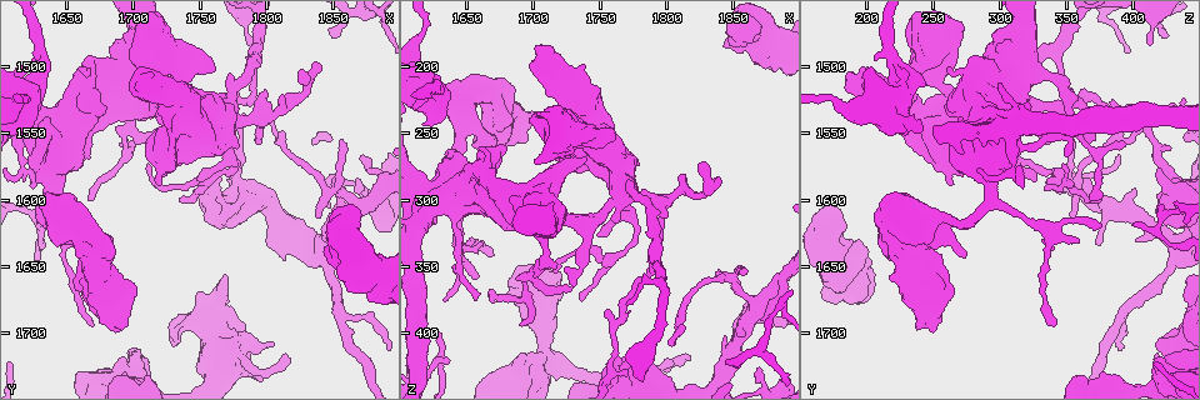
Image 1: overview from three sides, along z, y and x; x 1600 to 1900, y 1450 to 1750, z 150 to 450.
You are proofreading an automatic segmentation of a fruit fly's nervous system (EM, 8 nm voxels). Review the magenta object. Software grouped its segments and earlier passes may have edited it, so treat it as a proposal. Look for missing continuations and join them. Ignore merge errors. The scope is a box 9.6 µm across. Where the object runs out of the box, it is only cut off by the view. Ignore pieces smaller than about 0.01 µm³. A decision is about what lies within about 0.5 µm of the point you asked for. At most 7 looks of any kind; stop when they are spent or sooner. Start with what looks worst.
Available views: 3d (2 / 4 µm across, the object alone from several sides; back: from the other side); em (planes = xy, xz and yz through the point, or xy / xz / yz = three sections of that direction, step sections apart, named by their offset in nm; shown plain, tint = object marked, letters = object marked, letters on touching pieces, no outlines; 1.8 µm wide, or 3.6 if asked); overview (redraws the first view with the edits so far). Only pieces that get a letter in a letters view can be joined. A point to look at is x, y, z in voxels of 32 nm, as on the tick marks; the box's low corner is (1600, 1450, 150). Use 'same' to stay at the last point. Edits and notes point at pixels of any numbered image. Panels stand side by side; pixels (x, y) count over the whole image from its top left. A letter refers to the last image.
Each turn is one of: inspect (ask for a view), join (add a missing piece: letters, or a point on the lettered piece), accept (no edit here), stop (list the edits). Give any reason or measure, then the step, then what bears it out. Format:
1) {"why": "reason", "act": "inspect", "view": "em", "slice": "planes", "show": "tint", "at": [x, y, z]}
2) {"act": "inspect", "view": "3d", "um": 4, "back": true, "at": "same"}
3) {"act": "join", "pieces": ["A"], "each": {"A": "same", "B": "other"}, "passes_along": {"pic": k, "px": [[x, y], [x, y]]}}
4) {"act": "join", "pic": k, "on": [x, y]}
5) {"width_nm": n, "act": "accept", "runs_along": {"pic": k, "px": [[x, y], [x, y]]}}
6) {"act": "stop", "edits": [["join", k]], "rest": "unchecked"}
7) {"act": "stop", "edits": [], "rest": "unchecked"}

{"why": "free end", "act": "inspect", "view": "3d", "um": 2, "at": [1866, 1590, 428]}

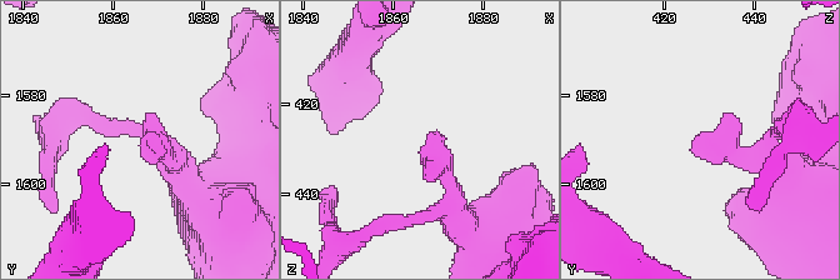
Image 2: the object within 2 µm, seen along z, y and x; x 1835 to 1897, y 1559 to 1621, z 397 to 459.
{"why": "shape alone is not enough", "act": "inspect", "view": "em", "slice": "planes", "show": "letters", "at": [1867, 1590, 427]}

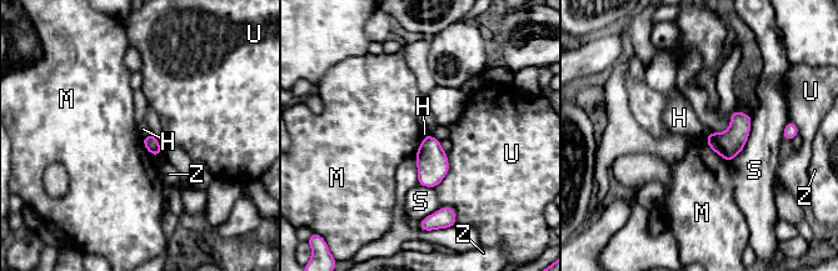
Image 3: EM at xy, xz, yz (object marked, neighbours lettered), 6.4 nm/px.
{"act": "accept", "each": {"H": "other", "M": "other", "S": "other", "U": "other", "Z": "other"}, "border": {"pic": 3, "px": [[706, 135], [706, 142], [729, 162]]}, "found": "none of them fits"}

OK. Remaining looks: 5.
{"why": "thick end", "act": "inspect", "view": "em", "um": 3.6, "slice": "planes", "show": "letters", "at": [1772, 1522, 270]}

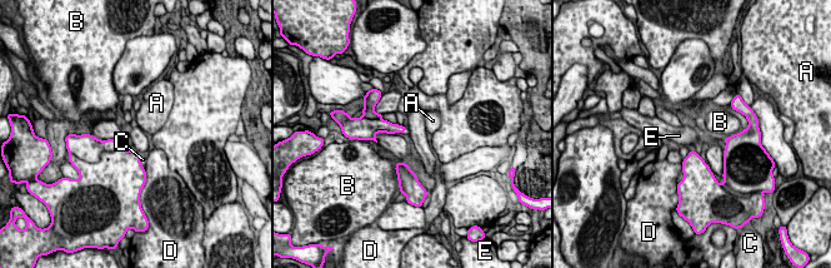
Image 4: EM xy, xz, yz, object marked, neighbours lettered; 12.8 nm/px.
{"act": "accept", "each": {"A": "other", "B": "other", "C": "other", "D": "other", "E": "other"}, "border": {"pic": 4, "px": [[133, 149], [140, 154]]}, "found": "none of them fits"}

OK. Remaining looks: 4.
{"why": "abrupt turn", "act": "inspect", "view": "3d", "um": 2, "at": [1756, 1586, 344]}

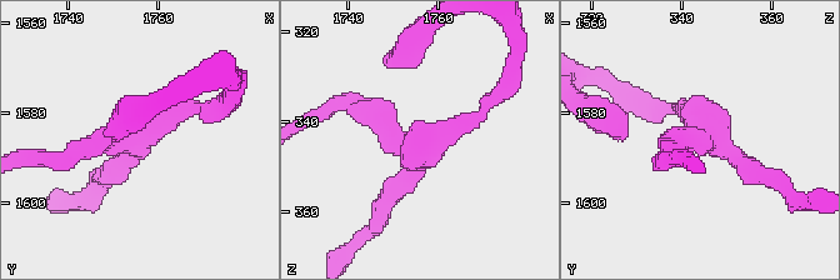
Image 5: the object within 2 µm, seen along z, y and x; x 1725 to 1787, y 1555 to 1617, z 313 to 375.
{"why": "need the tissue", "act": "inspect", "view": "em", "slice": "yz", "step": 4, "show": "tint", "at": [1755, 1584, 346]}

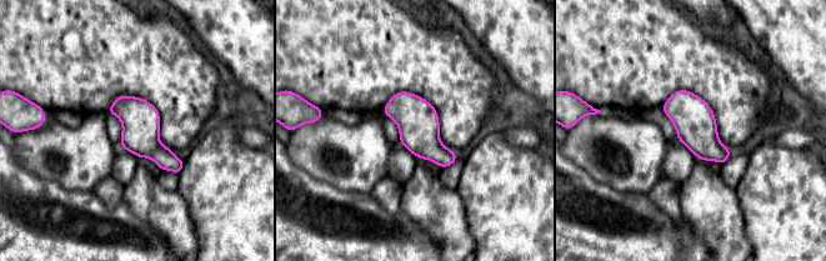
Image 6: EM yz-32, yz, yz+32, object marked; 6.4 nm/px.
{"act": "inspect", "view": "em", "slice": "yz", "step": 4, "show": "letters", "at": "same"}

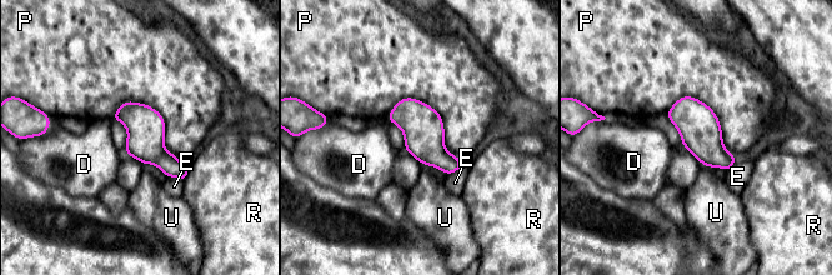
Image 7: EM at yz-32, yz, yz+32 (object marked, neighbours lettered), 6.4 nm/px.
{"width_nm": 240, "longest_contact_nm": ["P", 550], "act": "accept", "each": {"D": "other", "E": "other", "P": "other", "R": "other", "U": "other"}, "found": "none of them fits"}

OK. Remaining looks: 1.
{"act": "stop", "edits": [], "rest": "unchecked"}

